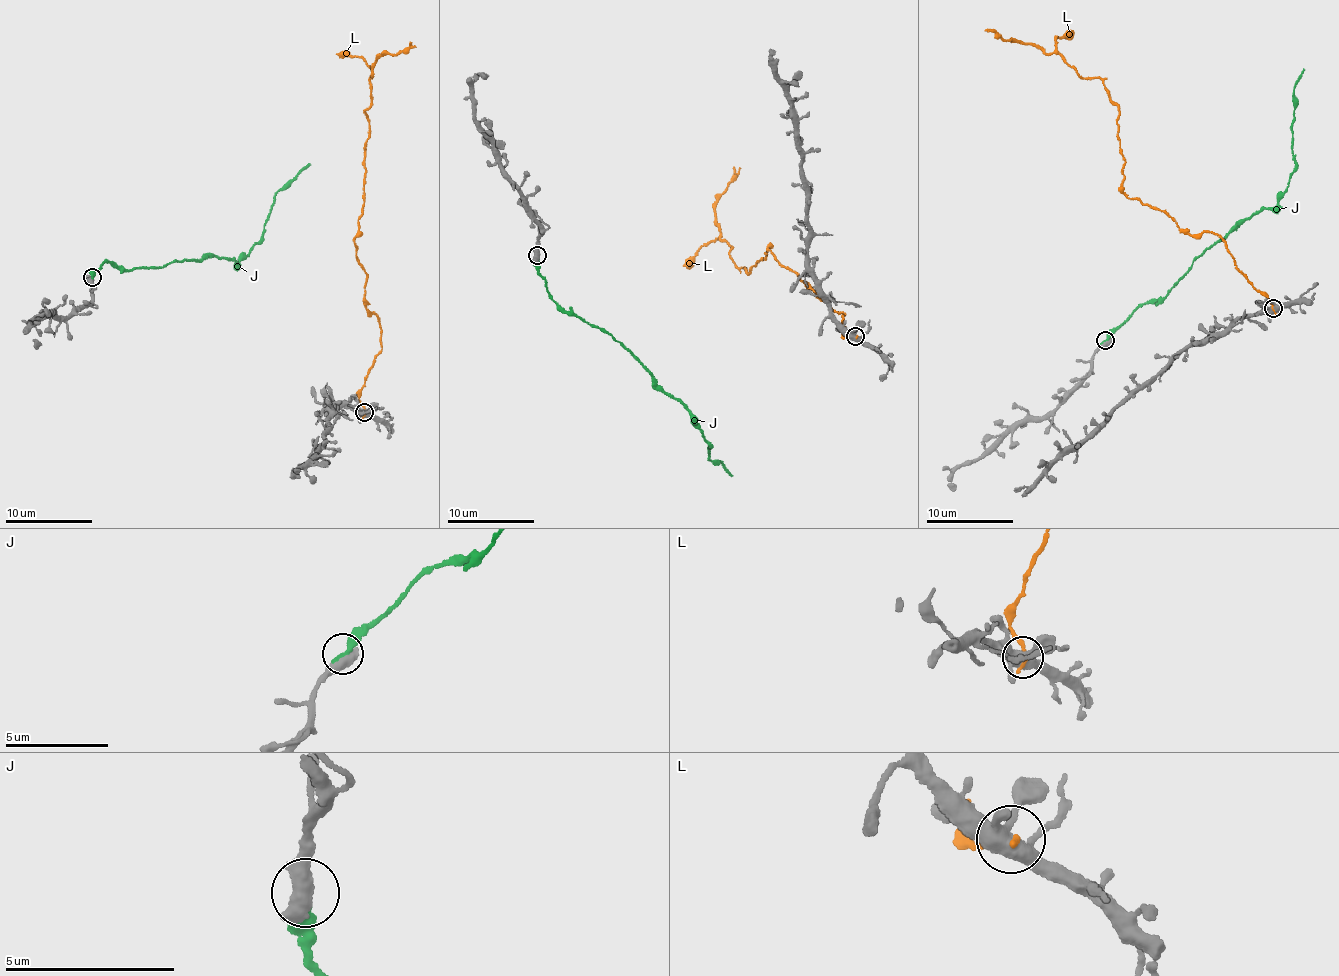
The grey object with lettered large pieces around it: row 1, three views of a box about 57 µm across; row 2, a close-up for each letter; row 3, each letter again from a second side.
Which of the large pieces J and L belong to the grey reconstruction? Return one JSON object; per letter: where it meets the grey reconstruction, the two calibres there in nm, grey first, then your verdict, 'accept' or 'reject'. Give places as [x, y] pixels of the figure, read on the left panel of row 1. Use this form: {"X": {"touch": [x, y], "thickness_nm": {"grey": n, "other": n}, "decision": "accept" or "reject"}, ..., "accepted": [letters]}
{"J": {"touch": [92, 277], "thickness_nm": {"grey": 650, "other": 340}, "decision": "reject"}, "L": {"touch": [364, 412], "thickness_nm": {"grey": 440, "other": 220}, "decision": "reject"}, "accepted": []}

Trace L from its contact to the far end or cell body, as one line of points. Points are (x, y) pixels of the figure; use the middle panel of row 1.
L: (855, 336), (844, 335), (844, 314), (767, 248), (747, 273), (734, 266), (714, 216), (716, 197), (740, 166)

